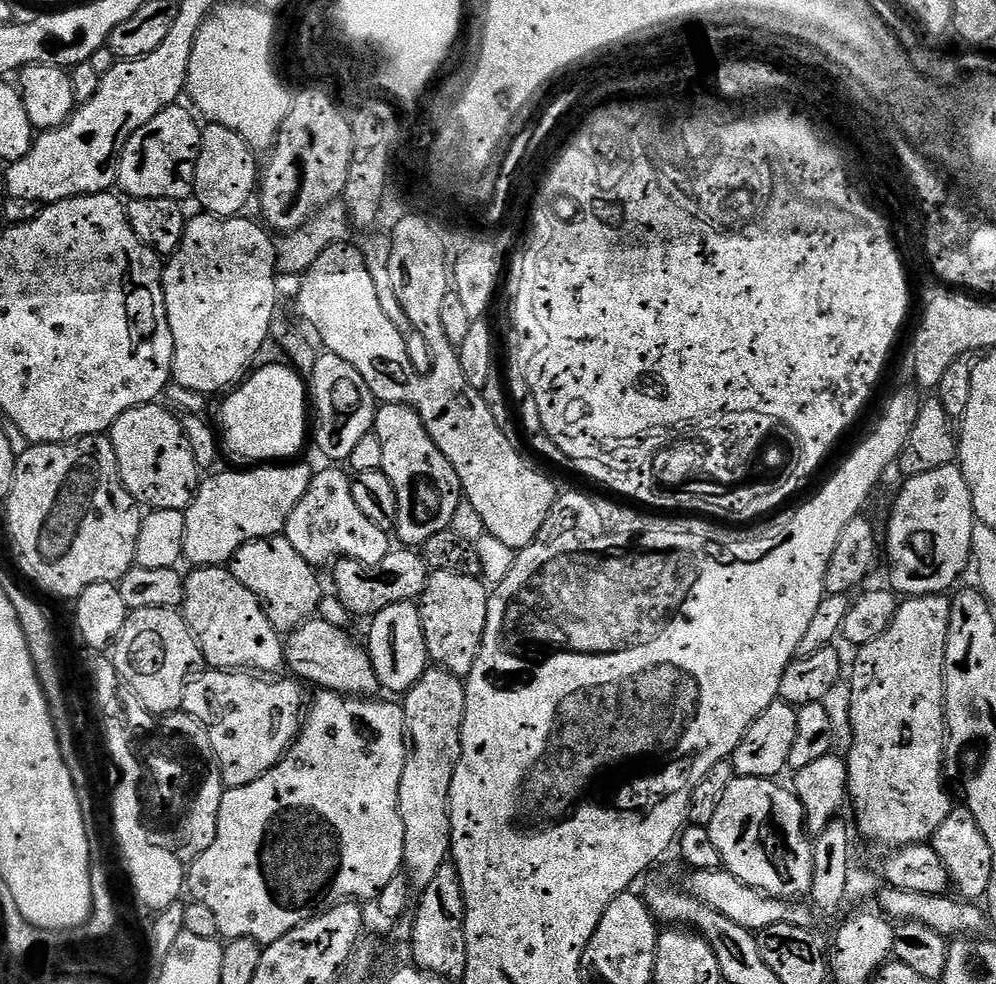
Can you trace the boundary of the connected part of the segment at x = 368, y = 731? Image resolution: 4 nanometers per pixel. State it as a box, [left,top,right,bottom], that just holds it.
[186,691,404,946]

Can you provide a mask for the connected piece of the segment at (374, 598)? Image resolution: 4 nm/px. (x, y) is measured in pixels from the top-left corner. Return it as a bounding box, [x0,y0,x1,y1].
[332,550,430,618]

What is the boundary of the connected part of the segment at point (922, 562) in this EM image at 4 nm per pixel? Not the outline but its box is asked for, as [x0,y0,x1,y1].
[887,463,978,598]

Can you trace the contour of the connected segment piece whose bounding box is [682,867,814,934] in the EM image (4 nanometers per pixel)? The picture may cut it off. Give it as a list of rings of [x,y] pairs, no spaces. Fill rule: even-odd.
[[[723,867],[714,870],[692,870],[687,873],[689,876],[682,881],[682,887],[689,896],[693,896],[698,902],[702,902],[710,910],[730,918],[730,922],[738,922],[753,934],[766,930],[766,926],[778,926],[779,924],[793,924],[799,928],[808,928],[811,920],[814,920],[813,913],[807,907],[803,908],[803,903],[791,900],[779,900],[773,896],[766,895],[765,892],[754,890],[746,886],[734,874],[724,871]]]

